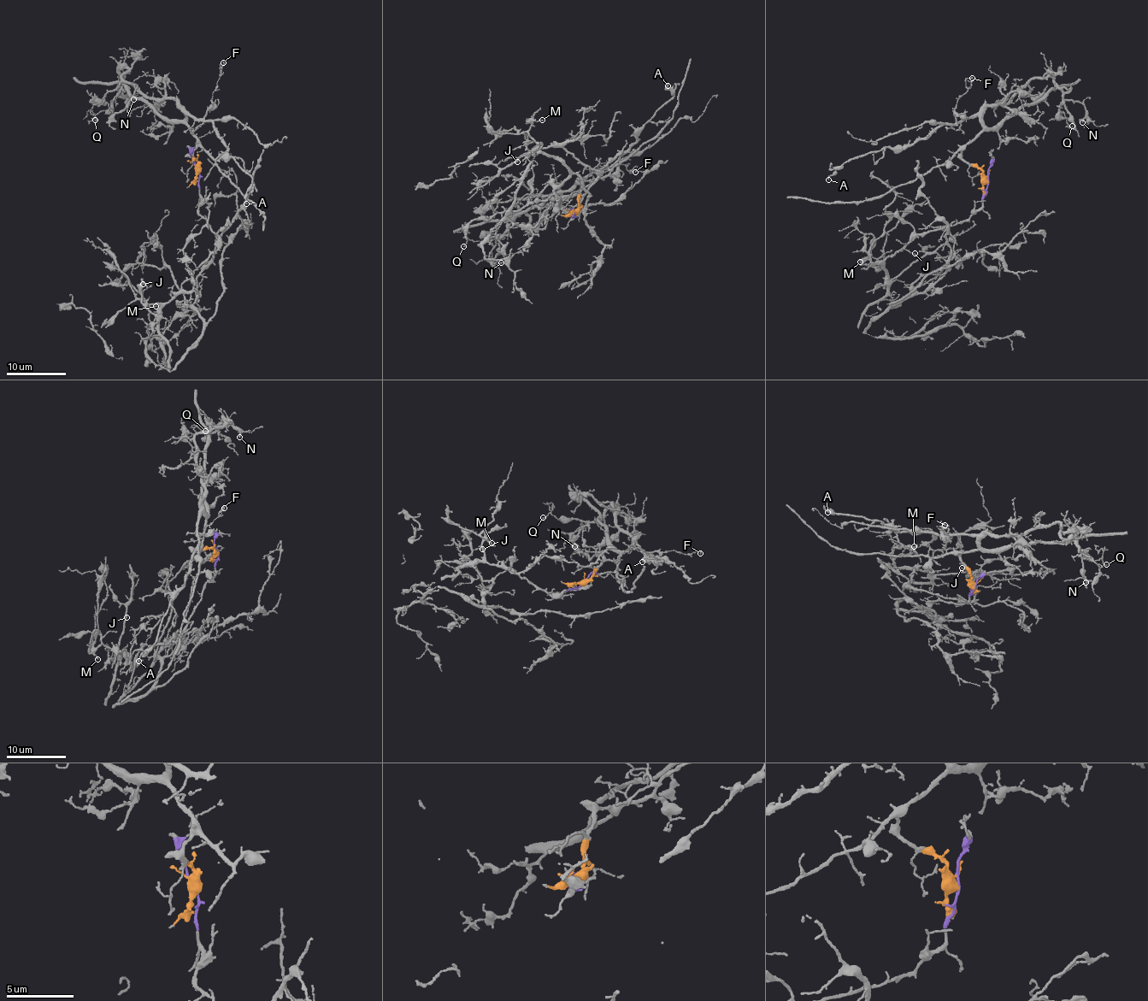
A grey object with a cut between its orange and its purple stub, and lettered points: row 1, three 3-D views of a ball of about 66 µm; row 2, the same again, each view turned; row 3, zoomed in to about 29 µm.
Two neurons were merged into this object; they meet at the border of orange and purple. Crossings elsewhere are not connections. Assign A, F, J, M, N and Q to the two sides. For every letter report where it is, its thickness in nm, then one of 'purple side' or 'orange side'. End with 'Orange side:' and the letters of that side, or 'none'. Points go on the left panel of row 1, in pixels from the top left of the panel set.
A: (246, 203) | 100 nm | orange side
F: (223, 62) | 110 nm | orange side
J: (143, 284) | 120 nm | purple side
M: (156, 306) | 120 nm | purple side
N: (133, 99) | 180 nm | orange side
Q: (95, 120) | 100 nm | orange side
Orange side: A, F, N, Q

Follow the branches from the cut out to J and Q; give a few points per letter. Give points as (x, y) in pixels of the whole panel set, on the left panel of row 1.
J: (197, 168), (201, 201), (197, 210), (216, 237), (216, 249), (157, 313), (150, 310), (139, 291), (143, 284)
Q: (197, 168), (185, 113), (171, 99), (143, 97), (126, 83), (128, 68), (120, 71), (113, 106), (95, 120)

